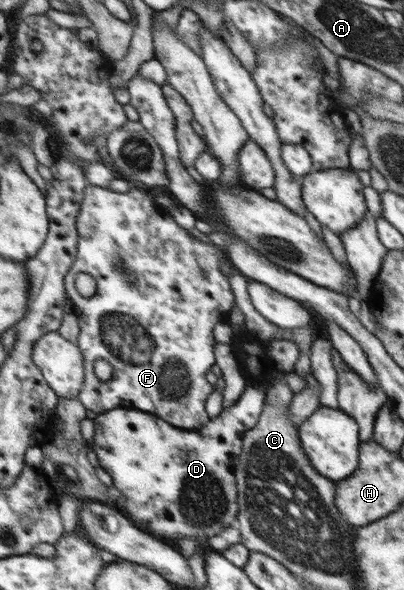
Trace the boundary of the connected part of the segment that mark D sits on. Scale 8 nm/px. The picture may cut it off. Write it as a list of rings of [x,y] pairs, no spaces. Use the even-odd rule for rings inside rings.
[[[249,383],[236,403],[224,408],[219,416],[210,417],[209,424],[200,429],[177,428],[162,418],[137,409],[114,408],[98,414],[94,419],[94,440],[90,445],[99,459],[99,466],[111,476],[127,500],[117,502],[117,508],[135,525],[163,540],[179,540],[188,536],[219,534],[229,525],[237,527],[237,488],[235,488],[235,460],[243,450],[243,438],[249,425],[260,420],[268,383]]]

